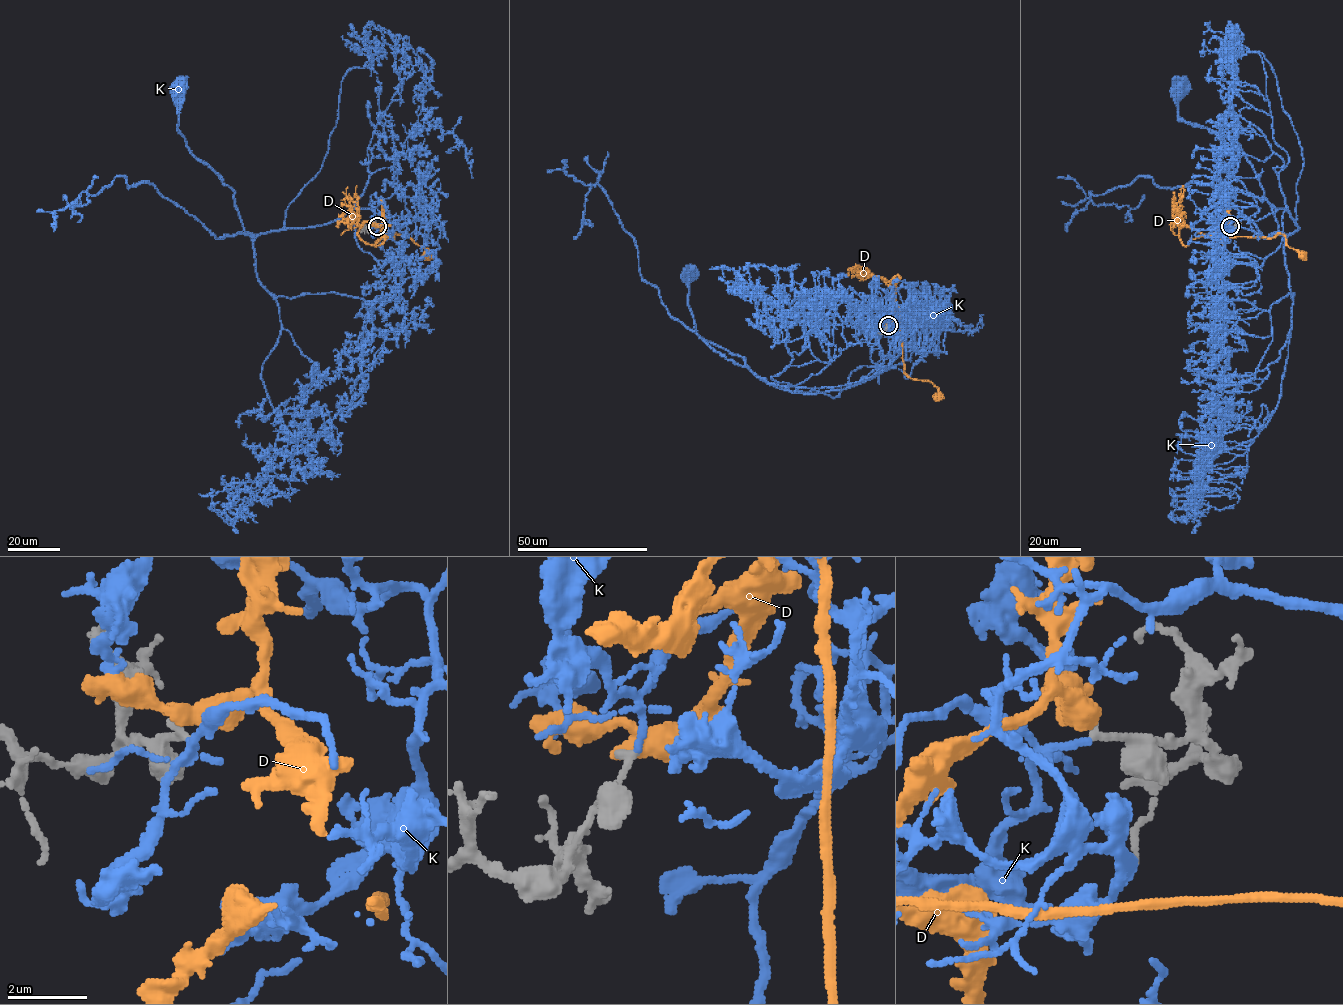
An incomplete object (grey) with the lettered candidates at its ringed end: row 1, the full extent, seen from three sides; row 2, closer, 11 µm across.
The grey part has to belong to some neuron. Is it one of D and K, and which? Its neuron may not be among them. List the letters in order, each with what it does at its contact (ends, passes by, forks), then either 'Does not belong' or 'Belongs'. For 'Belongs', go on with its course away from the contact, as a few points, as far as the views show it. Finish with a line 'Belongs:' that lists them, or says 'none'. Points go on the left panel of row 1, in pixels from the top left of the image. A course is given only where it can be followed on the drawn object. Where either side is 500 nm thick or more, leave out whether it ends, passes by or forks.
D: It passes by. Does not belong
K: It ends there. Belongs. Its course: (378, 226), (392, 234), (394, 220), (354, 208), (304, 227), (244, 229), (234, 191), (178, 131), (176, 88)
Belongs: K

